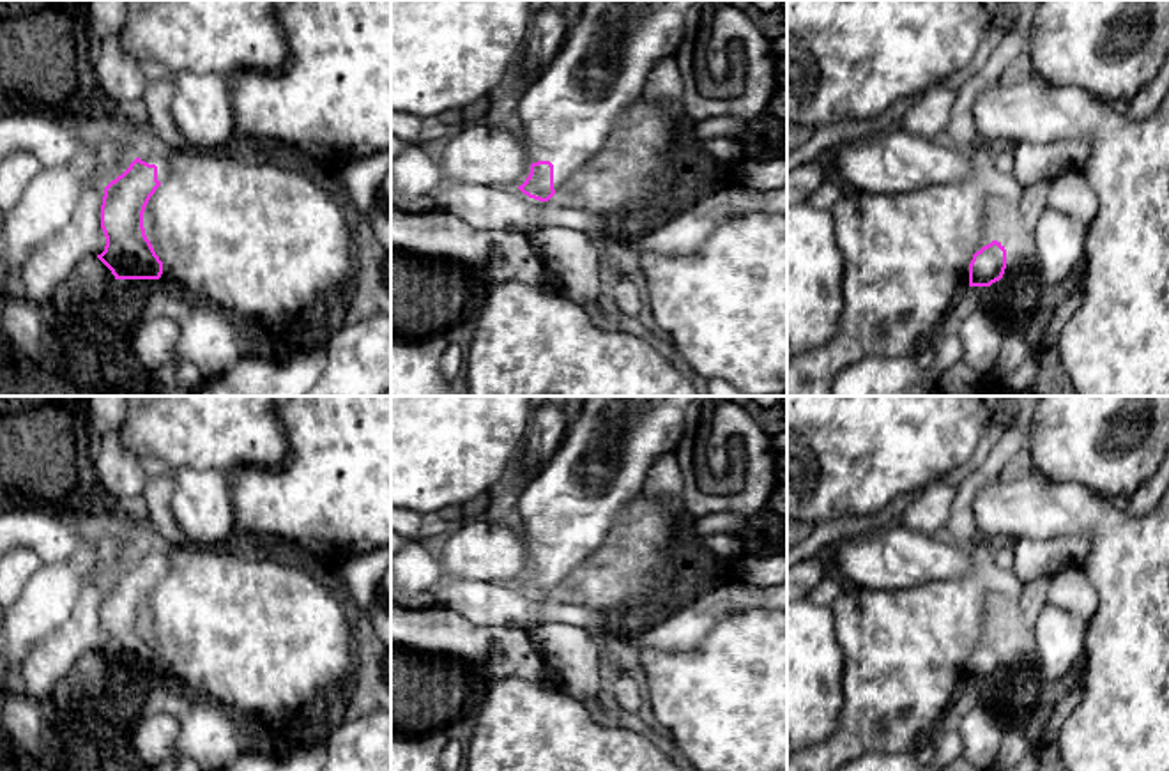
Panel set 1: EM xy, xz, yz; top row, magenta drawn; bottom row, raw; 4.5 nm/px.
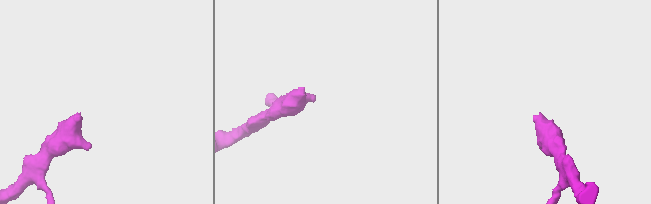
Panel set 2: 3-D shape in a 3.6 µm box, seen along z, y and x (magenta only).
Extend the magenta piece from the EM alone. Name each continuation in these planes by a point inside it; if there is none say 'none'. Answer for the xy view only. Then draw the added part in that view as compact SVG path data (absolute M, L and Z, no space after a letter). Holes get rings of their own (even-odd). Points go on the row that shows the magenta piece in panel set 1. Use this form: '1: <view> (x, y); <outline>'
1: xy (158, 158); M149 150L138 156L141 161L157 166L157 180L163 182L170 173L170 161L164 150Z

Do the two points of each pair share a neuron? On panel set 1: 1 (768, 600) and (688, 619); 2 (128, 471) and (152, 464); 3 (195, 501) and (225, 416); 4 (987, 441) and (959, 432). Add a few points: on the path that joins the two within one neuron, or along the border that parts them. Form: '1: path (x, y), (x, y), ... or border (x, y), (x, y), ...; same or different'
1: path (748, 598), (729, 598), (708, 610); same
2: border (138, 460), (147, 478); different
3: border (172, 469), (214, 467), (227, 474); different
4: border (994, 414), (975, 451), (954, 471); different

